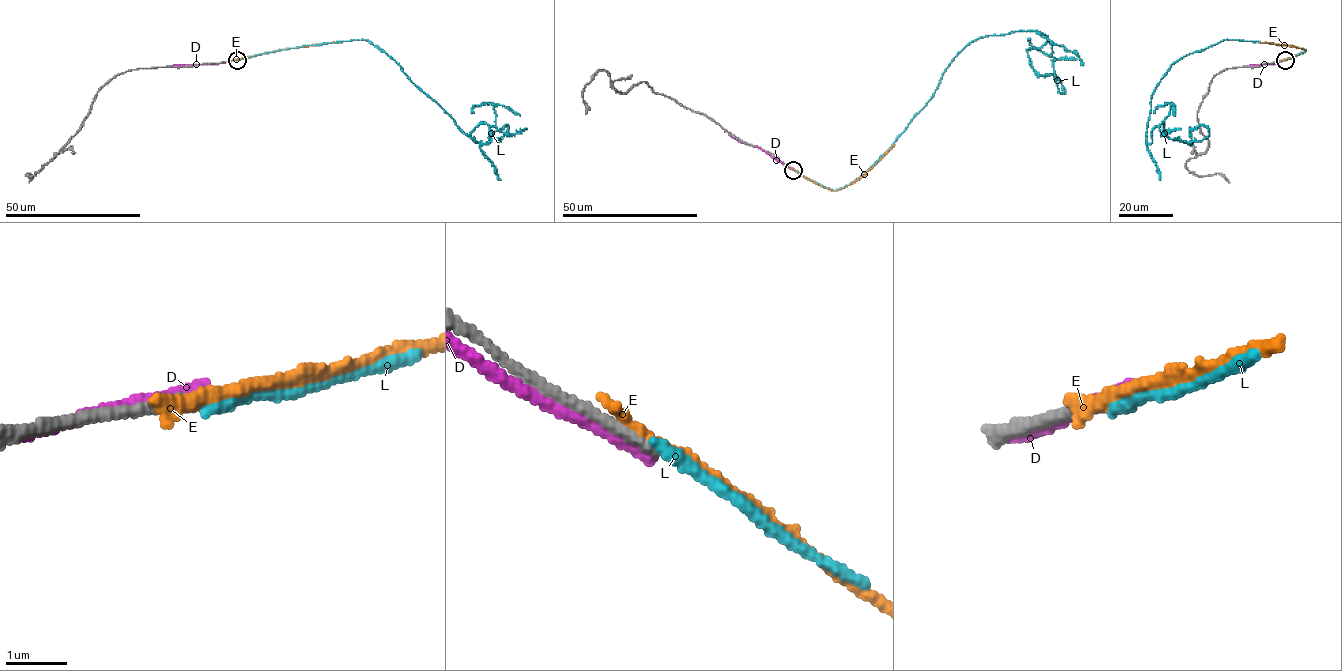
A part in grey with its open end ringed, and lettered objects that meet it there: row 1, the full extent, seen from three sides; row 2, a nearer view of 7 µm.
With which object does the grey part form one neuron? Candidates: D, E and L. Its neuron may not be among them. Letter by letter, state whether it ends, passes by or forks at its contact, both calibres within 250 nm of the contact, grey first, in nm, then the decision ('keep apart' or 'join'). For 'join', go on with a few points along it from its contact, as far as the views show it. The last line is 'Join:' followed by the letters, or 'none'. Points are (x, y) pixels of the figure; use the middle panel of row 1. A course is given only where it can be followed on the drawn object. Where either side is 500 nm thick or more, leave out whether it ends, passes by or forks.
D: it passes by; 170 nm thick on the grey side, 200 nm on the other; keep apart
E: it ends there; 240 nm thick on the grey side, 240 nm on the other; keep apart
L: it ends there; 200 nm thick on the grey side, 200 nm on the other; keep apart
Join: none

